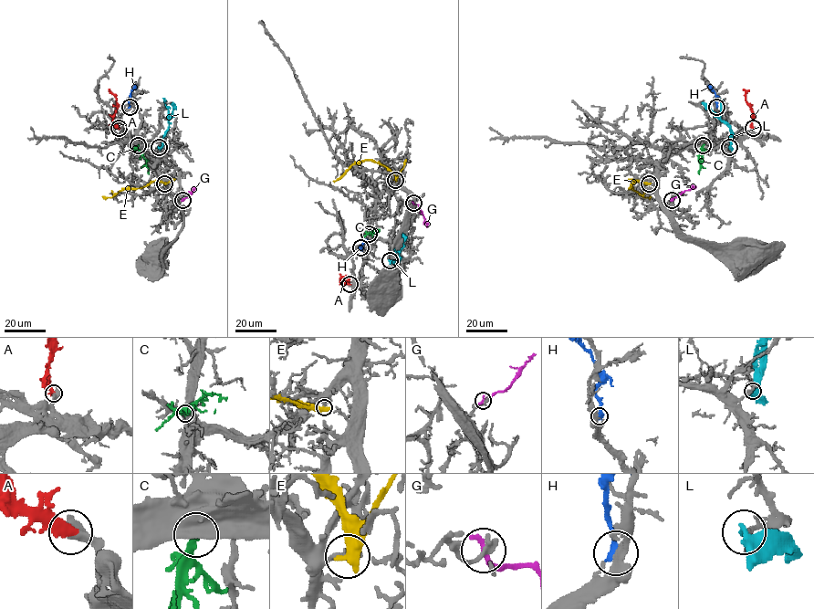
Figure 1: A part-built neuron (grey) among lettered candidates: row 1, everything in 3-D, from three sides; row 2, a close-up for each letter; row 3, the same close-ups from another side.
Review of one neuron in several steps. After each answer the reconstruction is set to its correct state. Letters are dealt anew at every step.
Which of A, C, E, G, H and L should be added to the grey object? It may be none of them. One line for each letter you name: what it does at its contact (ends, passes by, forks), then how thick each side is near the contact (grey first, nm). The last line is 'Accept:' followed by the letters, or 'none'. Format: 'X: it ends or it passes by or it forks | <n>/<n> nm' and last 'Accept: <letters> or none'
A: it ends | 700/400 nm
C: it ends | 700/320 nm
Accept: A, C

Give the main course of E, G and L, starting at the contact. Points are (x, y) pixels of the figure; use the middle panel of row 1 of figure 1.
E: (395, 180), (395, 176), (387, 168), (364, 160), (355, 162), (333, 181)
G: (413, 203), (418, 205), (426, 227)
L: (389, 260), (400, 260), (404, 241), (402, 233)

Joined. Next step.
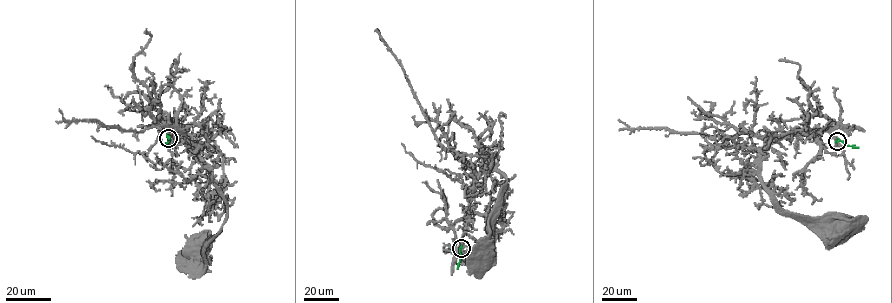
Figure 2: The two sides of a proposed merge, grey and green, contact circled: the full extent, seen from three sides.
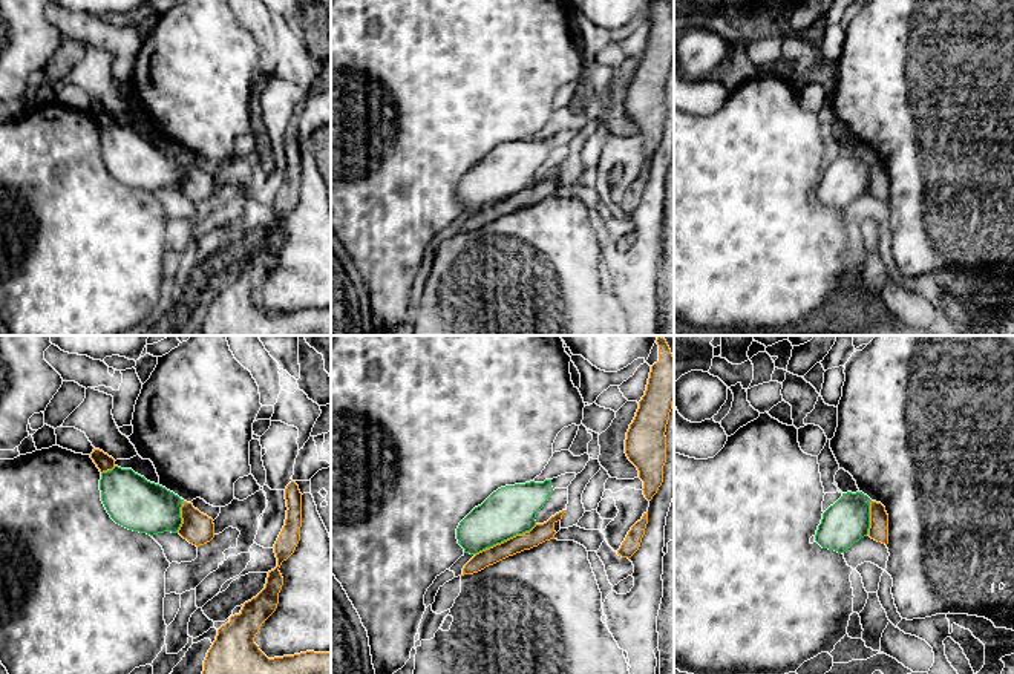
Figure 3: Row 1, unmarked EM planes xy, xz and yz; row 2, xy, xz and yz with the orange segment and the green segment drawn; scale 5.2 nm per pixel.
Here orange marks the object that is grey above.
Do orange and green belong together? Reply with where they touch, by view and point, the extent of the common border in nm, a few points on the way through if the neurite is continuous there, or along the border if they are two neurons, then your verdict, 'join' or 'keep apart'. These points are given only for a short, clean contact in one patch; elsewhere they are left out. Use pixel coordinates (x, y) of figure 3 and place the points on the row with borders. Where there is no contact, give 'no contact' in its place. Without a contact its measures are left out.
meets orange in xz at (507, 539); contact 360 nm long; keep apart

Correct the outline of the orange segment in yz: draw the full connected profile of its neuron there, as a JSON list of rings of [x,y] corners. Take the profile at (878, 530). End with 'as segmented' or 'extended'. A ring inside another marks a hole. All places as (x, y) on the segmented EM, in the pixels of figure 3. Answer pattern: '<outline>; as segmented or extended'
[[[870,502],[868,536],[878,542],[888,544],[888,515],[881,502]]]; as segmented

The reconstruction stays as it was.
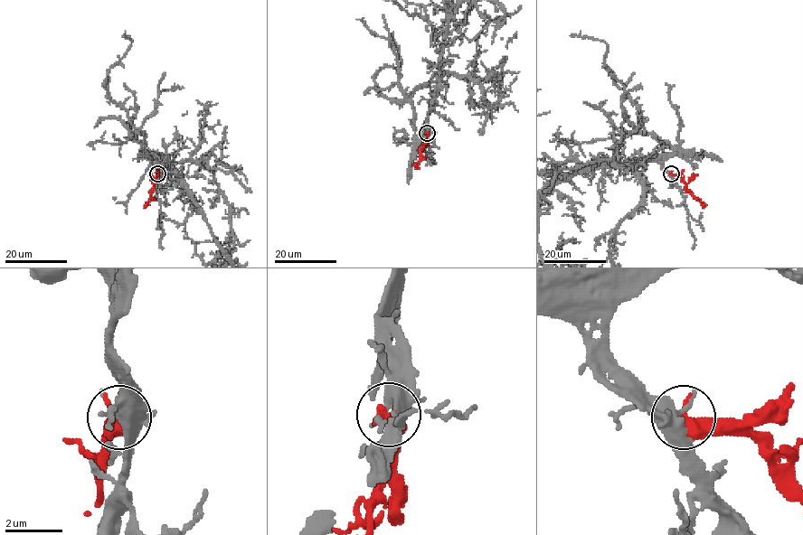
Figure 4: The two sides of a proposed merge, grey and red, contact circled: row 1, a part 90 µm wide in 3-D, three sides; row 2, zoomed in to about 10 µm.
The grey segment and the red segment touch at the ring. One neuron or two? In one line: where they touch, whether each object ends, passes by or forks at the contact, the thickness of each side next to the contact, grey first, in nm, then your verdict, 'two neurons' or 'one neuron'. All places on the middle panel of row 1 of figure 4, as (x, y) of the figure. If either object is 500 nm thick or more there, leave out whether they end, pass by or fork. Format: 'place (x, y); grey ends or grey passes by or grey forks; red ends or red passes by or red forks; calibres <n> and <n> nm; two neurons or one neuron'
place (427, 133); calibres 340 and 550 nm; two neurons

